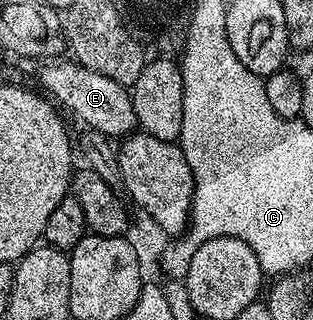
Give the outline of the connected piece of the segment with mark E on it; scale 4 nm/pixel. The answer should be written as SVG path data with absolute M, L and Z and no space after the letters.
M47 60L42 63L39 80L44 88L41 88L56 103L61 102L73 112L83 122L82 125L111 140L124 138L138 127L128 87L110 79L109 76L98 75L74 60L59 61L63 60Z

